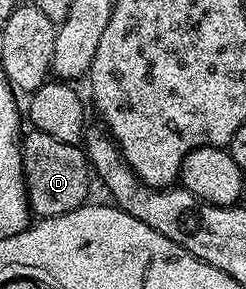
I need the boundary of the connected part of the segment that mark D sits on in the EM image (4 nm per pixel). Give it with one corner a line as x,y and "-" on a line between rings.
31,130
22,144
22,168
26,174
26,196
30,202
30,209
38,219
72,213
72,209
83,206
91,198
92,168
85,150
79,144
56,141
56,137
48,137
48,133

